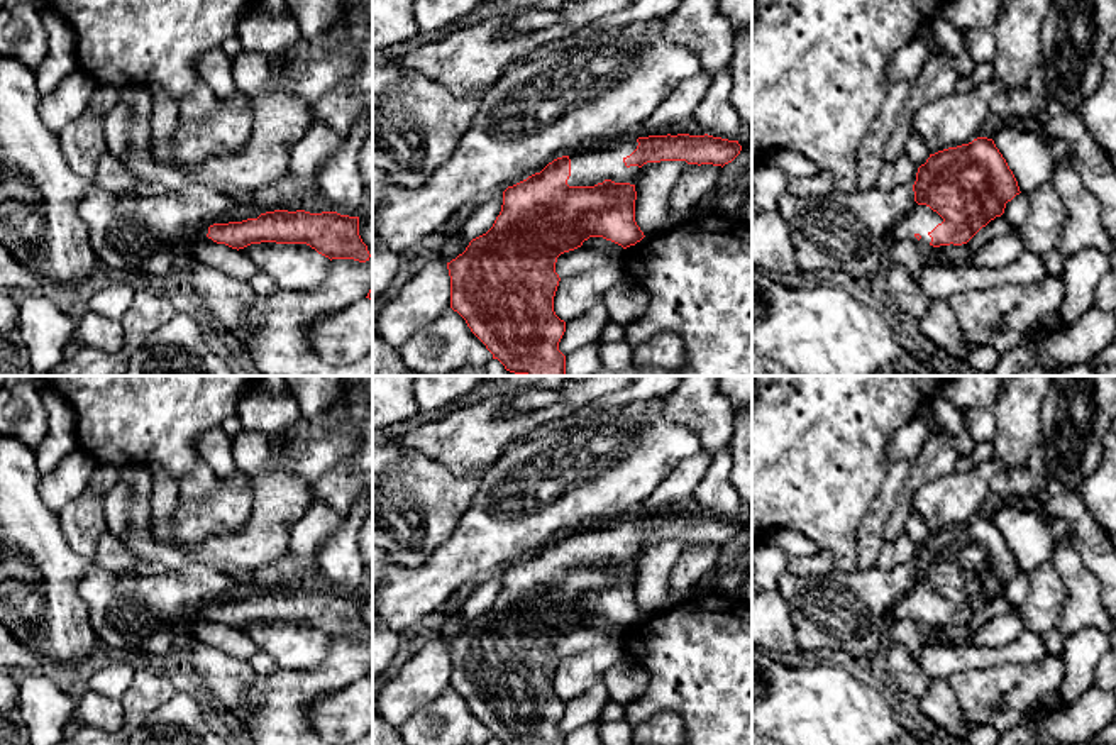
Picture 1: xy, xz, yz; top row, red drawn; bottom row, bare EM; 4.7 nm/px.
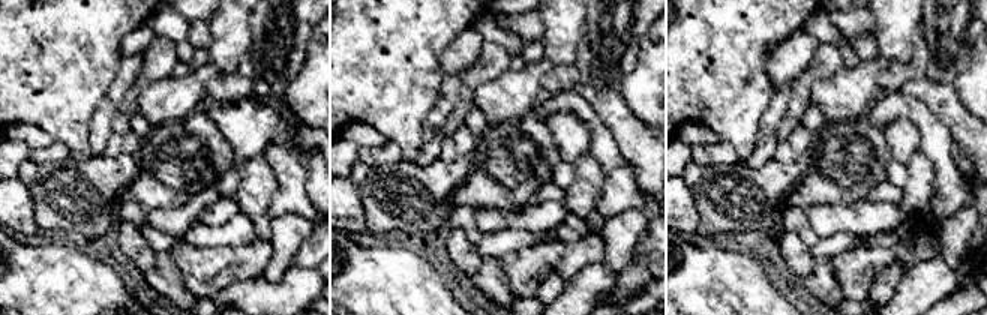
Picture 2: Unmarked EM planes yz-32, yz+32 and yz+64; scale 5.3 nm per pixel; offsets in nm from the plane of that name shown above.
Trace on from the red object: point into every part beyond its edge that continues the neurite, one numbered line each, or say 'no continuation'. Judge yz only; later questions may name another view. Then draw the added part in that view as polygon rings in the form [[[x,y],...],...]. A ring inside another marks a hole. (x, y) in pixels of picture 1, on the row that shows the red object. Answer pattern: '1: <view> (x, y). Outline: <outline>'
1: yz (922, 219). Outline: [[[918,205],[898,224],[892,232],[892,240],[913,240],[921,249],[936,249],[933,247],[931,237],[928,235],[943,218],[926,205]]]

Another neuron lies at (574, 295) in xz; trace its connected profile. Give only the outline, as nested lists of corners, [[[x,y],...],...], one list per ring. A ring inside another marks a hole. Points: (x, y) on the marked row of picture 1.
[[[618,261],[561,278],[554,296],[554,312],[564,322],[576,318],[588,308],[601,305],[603,296],[623,279],[627,279],[627,273]]]

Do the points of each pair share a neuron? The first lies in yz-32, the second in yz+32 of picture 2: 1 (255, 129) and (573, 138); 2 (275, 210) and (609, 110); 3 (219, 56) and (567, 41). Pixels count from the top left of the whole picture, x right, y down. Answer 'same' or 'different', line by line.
1: same
2: different
3: same

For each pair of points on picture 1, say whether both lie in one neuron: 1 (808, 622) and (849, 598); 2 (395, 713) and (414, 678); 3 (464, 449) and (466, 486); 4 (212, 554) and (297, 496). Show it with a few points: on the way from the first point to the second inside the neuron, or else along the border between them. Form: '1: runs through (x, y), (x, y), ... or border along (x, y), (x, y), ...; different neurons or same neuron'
1: runs through (818, 622), (828, 612), (839, 608); same neuron
2: runs through (395, 705), (414, 686); same neuron
3: border along (430, 458), (458, 474), (485, 469); different neurons
4: runs through (232, 547), (246, 547), (276, 517); same neuron

